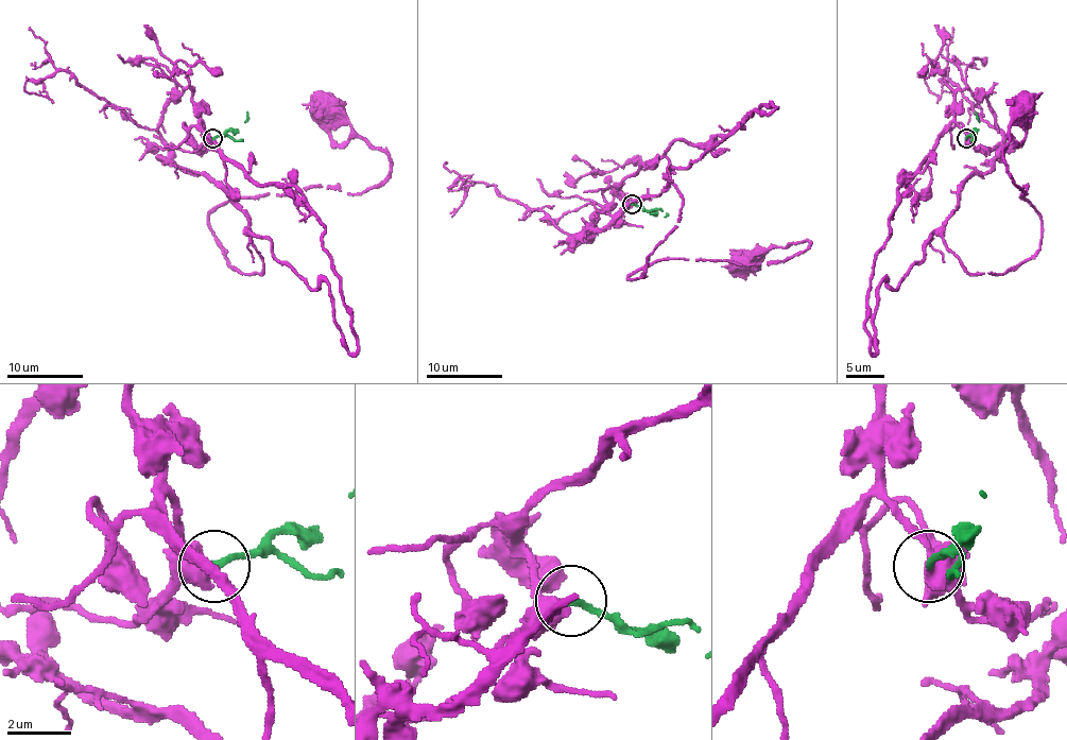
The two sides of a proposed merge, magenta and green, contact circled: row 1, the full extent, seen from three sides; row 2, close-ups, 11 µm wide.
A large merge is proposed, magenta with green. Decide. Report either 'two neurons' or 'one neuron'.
one neuron

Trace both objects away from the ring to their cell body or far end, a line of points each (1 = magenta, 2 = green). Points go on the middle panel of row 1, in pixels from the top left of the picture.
1: (632, 203), (591, 234), (671, 182), (683, 198), (627, 279), (658, 260), (780, 262), (808, 245), (750, 262)
2: (632, 203), (656, 217), (666, 217), (668, 212)

